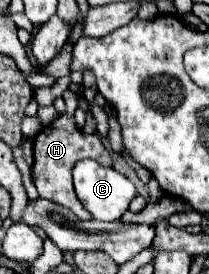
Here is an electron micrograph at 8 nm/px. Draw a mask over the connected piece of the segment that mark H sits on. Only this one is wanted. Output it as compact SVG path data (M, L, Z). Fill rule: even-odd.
M68 90L62 98L66 102L66 114L58 116L52 124L44 126L40 130L40 134L36 136L36 142L34 142L34 178L36 178L36 188L38 188L40 198L46 198L50 202L56 202L60 206L70 208L80 220L90 220L92 218L90 212L76 198L76 192L74 192L74 186L72 186L72 168L74 168L74 164L78 160L84 160L84 158L98 160L100 164L112 164L112 158L110 158L110 152L104 148L100 138L86 138L76 128L76 124L72 120L72 114L78 108L78 96Z

